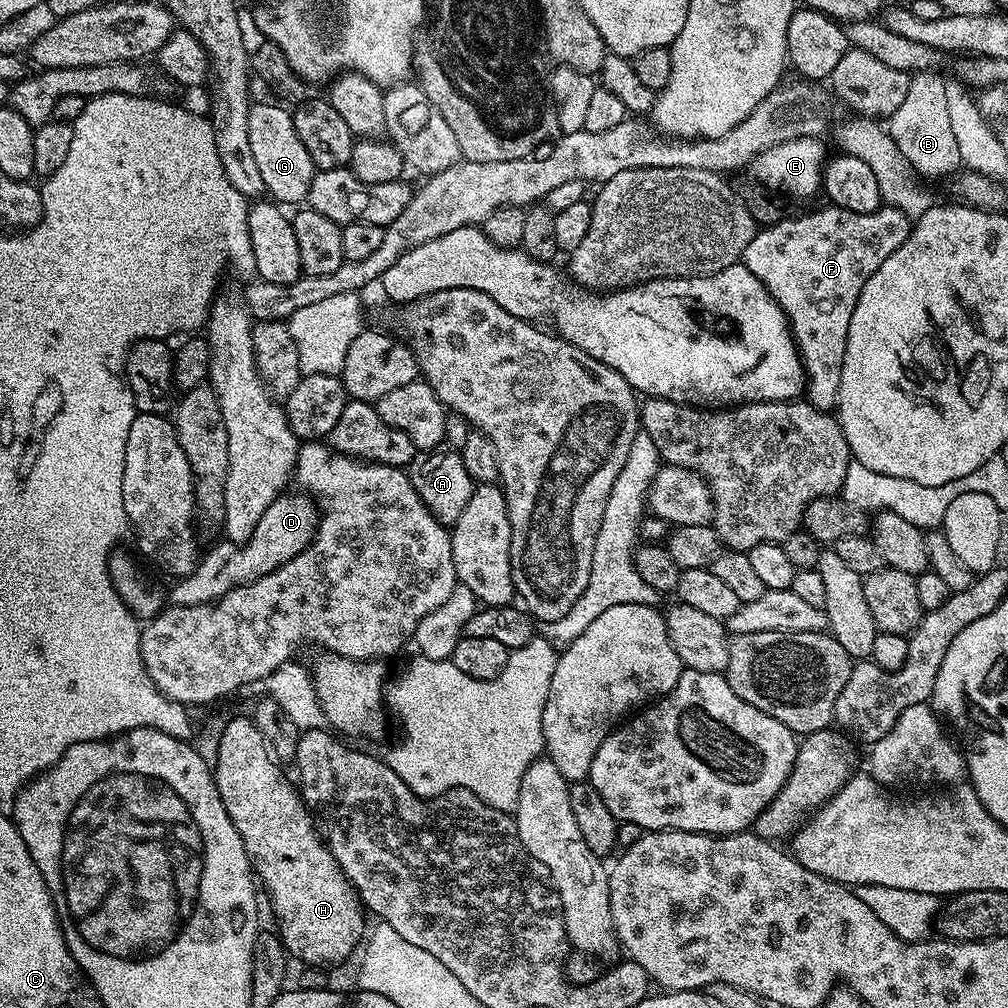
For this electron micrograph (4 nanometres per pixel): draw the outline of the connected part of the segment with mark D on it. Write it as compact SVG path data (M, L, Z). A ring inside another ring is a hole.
M282 494L258 518L258 526L250 534L250 538L244 544L235 544L227 538L221 539L221 544L216 544L208 553L199 557L196 569L189 576L179 577L172 588L171 603L175 606L198 606L199 604L212 604L215 600L221 600L230 590L234 590L243 584L254 582L266 574L270 574L276 568L282 567L287 560L293 560L306 546L316 538L316 527L320 524L320 512L312 503L313 497L308 494L300 496L288 496Z

